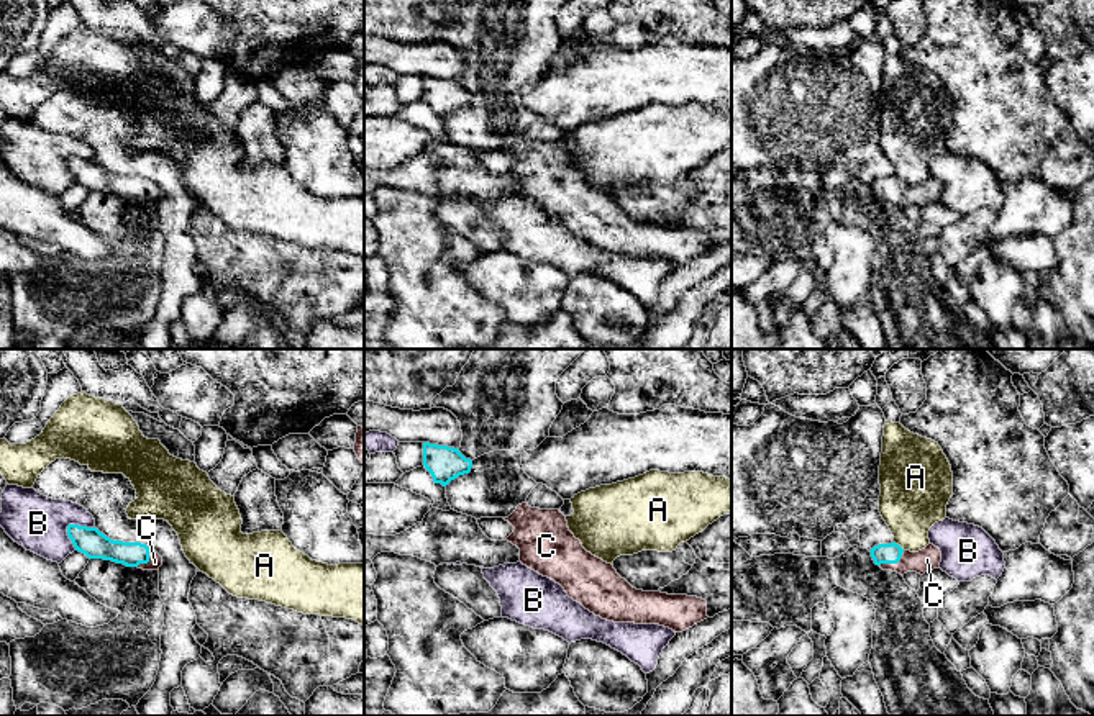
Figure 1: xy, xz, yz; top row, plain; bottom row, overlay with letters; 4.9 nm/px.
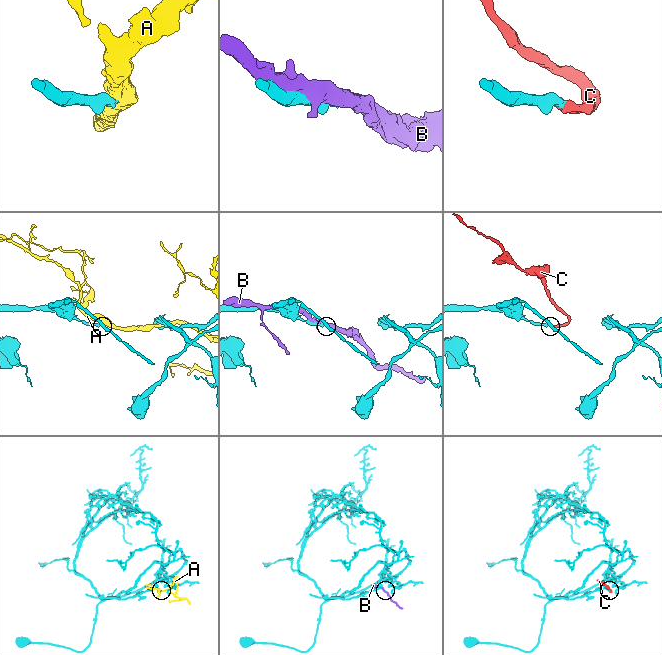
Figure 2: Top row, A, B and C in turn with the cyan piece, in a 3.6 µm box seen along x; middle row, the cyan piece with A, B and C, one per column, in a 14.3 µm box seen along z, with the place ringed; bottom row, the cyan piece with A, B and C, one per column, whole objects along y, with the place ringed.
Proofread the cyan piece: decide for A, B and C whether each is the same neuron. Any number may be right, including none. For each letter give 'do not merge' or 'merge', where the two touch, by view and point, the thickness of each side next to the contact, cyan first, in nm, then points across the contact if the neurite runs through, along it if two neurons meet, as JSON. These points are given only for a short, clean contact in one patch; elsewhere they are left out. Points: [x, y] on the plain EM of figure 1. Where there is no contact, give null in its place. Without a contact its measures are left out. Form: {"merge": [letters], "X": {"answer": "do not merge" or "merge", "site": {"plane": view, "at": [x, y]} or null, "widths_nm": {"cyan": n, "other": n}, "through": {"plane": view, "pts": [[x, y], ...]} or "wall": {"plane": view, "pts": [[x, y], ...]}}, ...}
{"merge": ["C"], "A": {"answer": "do not merge", "site": {"plane": "yz", "at": [897, 177]}, "widths_nm": {"cyan": 100, "other": 320}, "wall": {"plane": "yz", "pts": [[894, 174], [904, 182]]}}, "B": {"answer": "do not merge", "site": {"plane": "xy", "at": [69, 158]}, "widths_nm": {"cyan": 140, "other": 280}}, "C": {"answer": "merge", "site": {"plane": "yz", "at": [893, 195]}, "widths_nm": {"cyan": 100, "other": 110}, "through": {"plane": "yz", "pts": [[891, 185], [893, 195], [927, 192]]}}}

